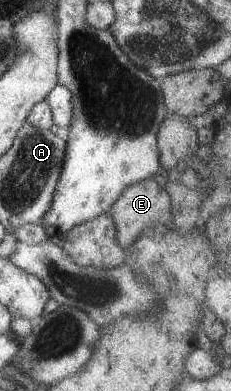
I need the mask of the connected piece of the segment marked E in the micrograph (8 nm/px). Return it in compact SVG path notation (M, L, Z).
M154 176L135 182L123 188L118 200L114 201L109 212L115 224L117 241L128 251L129 246L145 231L146 227L156 223L173 224L171 213L171 198L164 188L160 187Z

